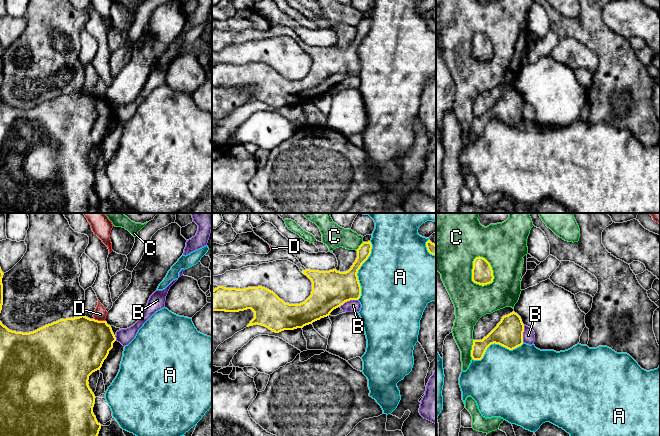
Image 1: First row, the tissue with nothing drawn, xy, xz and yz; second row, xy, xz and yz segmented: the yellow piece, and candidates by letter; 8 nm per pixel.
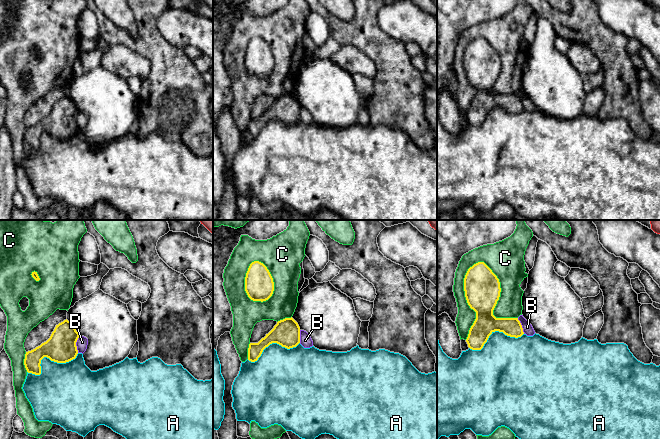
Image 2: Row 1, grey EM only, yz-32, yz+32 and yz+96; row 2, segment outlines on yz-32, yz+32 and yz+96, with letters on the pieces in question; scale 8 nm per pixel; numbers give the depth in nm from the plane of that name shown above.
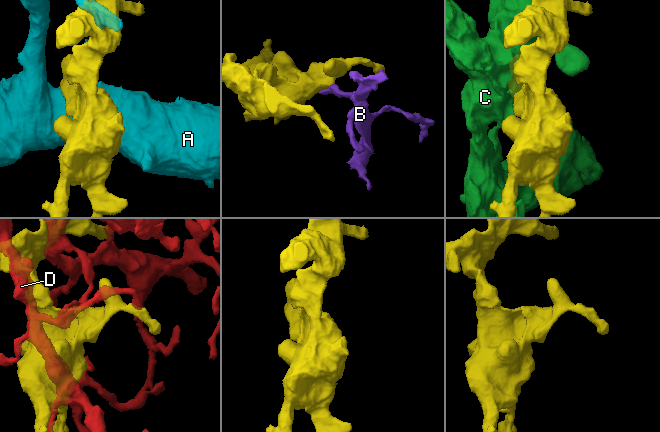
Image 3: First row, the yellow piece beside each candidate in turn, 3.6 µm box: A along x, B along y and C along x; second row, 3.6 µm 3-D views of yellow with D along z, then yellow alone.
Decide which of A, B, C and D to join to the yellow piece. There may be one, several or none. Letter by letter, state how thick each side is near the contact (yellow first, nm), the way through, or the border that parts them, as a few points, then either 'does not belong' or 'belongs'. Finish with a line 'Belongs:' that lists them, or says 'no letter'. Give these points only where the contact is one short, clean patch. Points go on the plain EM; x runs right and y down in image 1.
A: 280/460 nm | does not belong
B: 300/100 nm | along xz (357, 75), (345, 77), (339, 82) | does not belong
C: 170/400 nm | does not belong
D: 460/100 nm | does not belong
Belongs: no letter

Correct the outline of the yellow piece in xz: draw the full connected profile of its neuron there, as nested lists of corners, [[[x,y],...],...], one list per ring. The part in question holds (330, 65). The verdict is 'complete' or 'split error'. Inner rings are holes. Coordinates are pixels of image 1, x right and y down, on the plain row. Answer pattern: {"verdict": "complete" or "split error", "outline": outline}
{"verdict": "complete", "outline": [[[370,17],[363,18],[357,27],[357,34],[346,48],[336,45],[302,47],[312,58],[311,71],[300,80],[285,79],[273,67],[262,63],[244,65],[218,62],[212,66],[212,87],[239,88],[251,85],[254,94],[247,101],[261,101],[279,109],[284,106],[303,104],[327,93],[350,76],[358,76],[361,62],[358,46],[371,30]]]}

